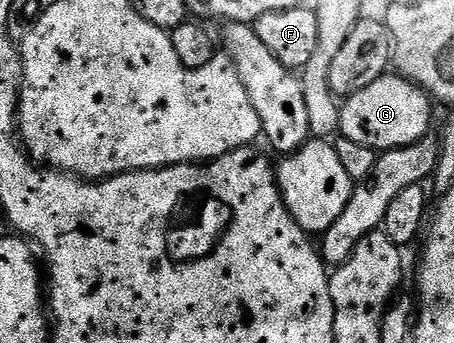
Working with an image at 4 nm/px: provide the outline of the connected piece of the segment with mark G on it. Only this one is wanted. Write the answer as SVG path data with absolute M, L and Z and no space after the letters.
M388 72L373 80L369 88L361 88L361 92L346 95L339 108L339 134L357 144L365 144L365 148L373 148L376 152L396 150L420 142L432 133L431 105L432 99L422 86L416 86L410 78L398 73Z

